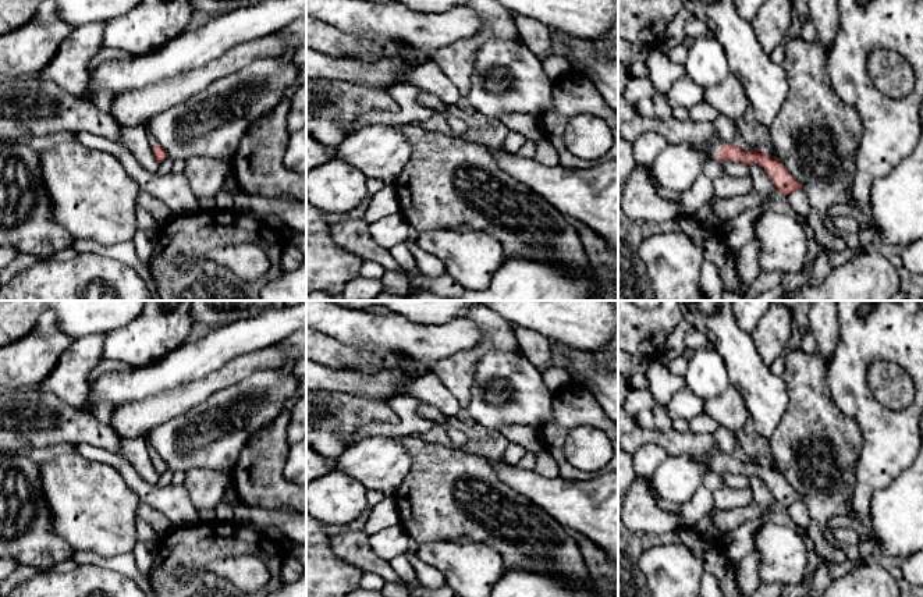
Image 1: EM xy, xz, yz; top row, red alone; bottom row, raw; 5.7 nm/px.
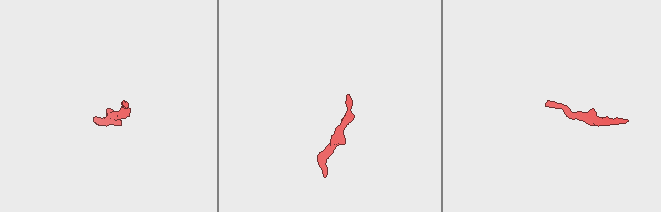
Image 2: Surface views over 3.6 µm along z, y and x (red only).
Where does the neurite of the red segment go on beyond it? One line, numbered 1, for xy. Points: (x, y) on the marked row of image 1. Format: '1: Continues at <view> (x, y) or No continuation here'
1: Continues at xy (152, 139)

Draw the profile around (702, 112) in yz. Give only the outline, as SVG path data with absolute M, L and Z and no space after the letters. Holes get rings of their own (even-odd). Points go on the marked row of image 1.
M704 100L689 110L689 117L695 121L714 121L717 116L717 111Z

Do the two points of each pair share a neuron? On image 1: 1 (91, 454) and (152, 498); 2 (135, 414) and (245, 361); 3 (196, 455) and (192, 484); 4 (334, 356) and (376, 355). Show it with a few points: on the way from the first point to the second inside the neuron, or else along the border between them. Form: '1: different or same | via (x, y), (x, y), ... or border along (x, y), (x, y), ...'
1: same | via (106, 457), (114, 459), (139, 484)
2: same | via (163, 407), (217, 381)
3: different | border along (185, 472), (206, 469), (222, 471), (227, 475)
4: same | via (344, 356), (366, 356)

